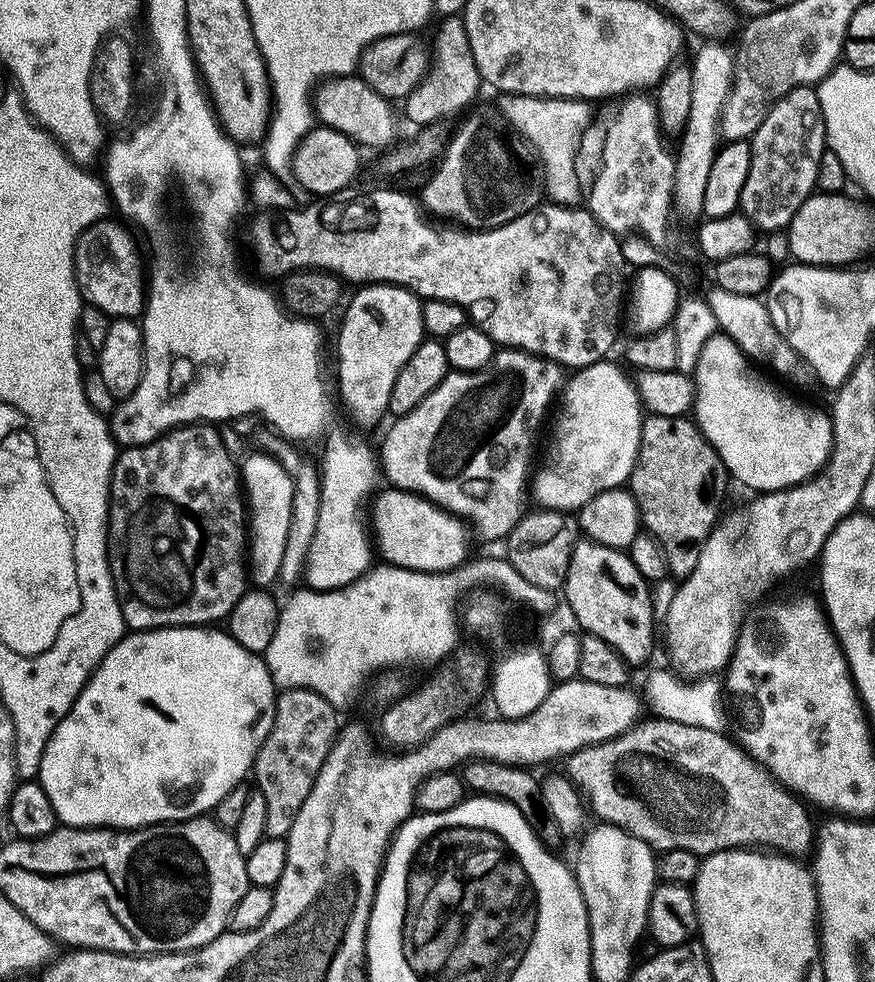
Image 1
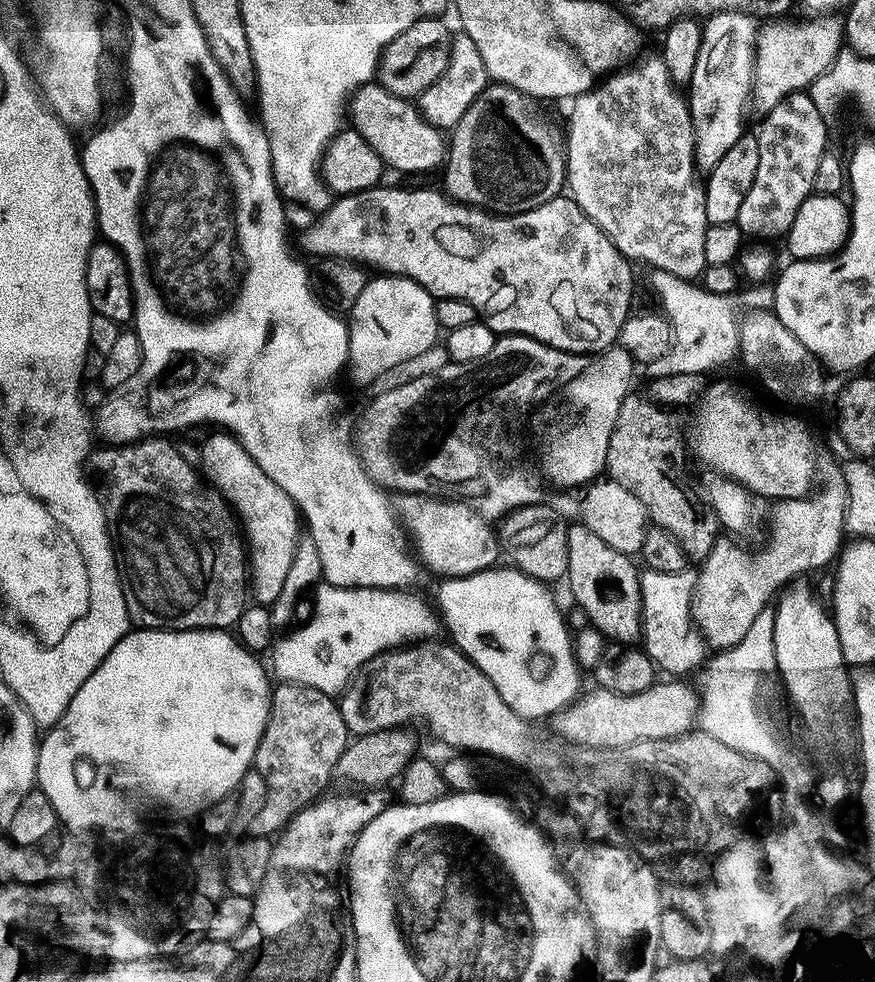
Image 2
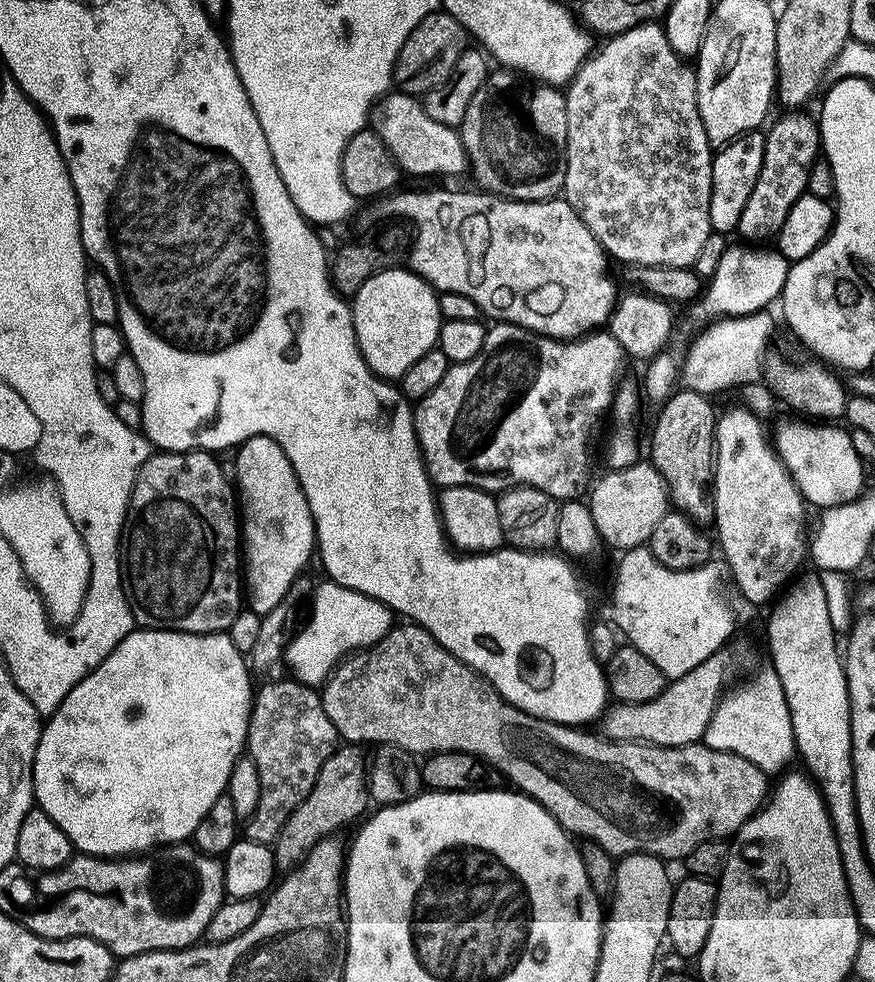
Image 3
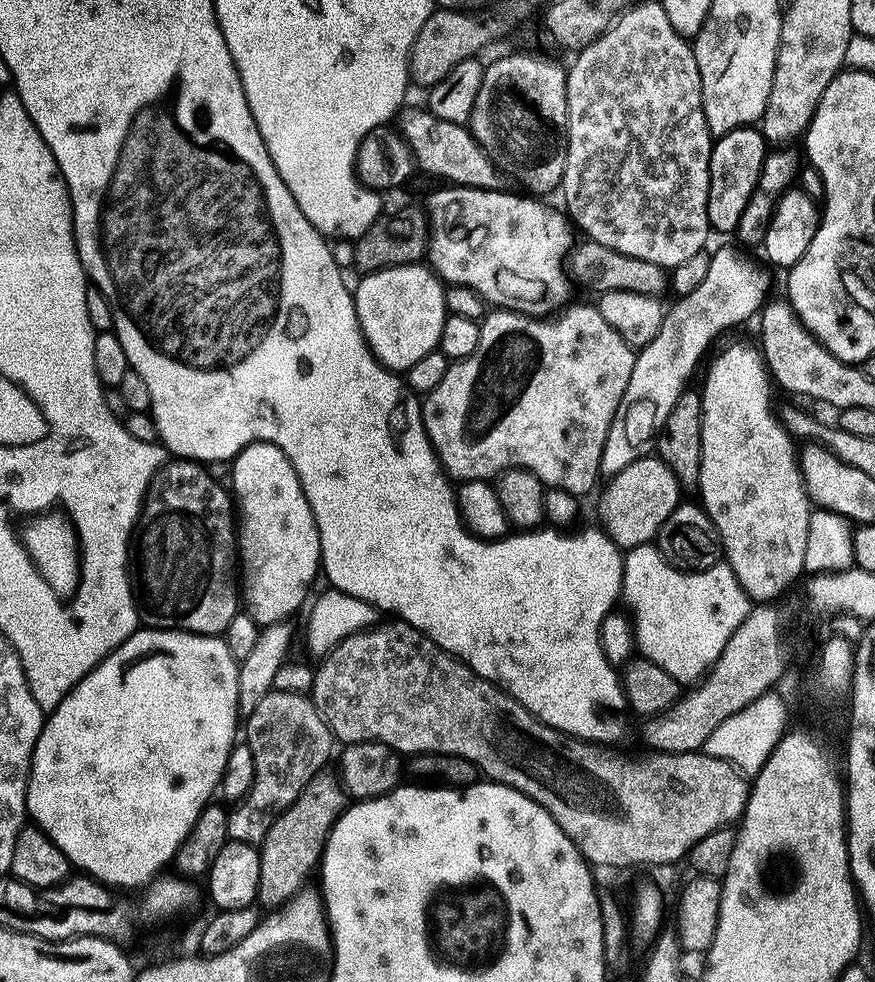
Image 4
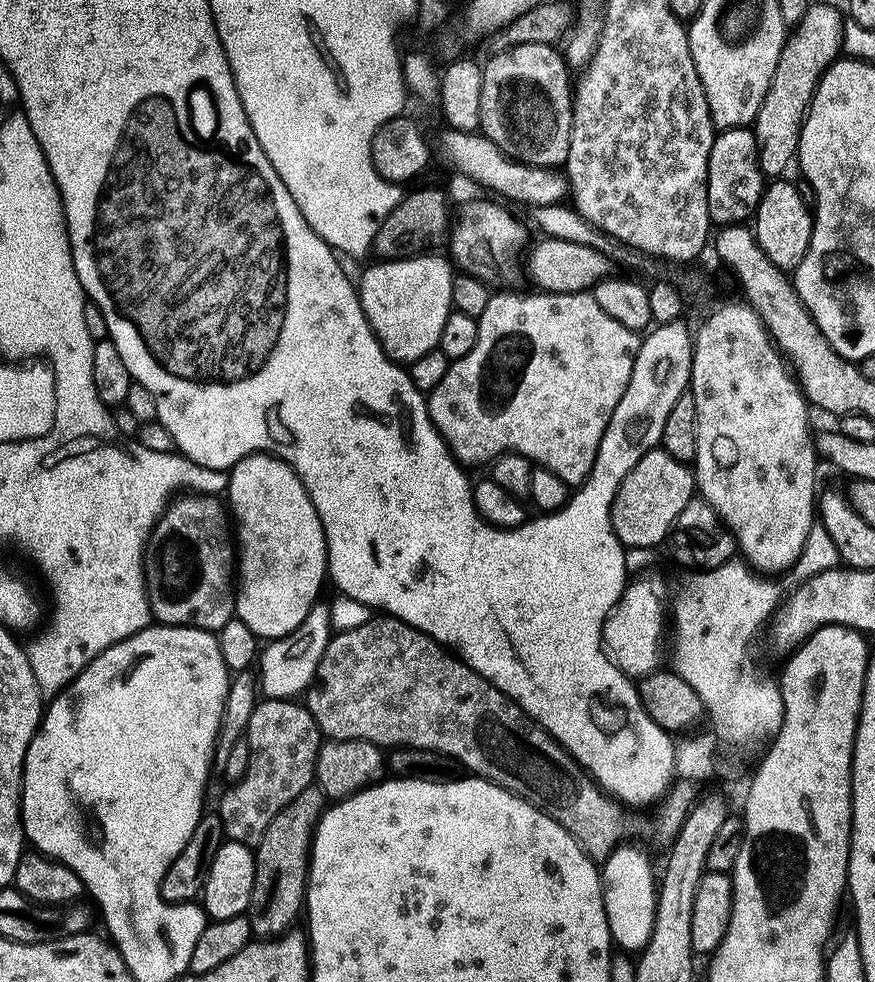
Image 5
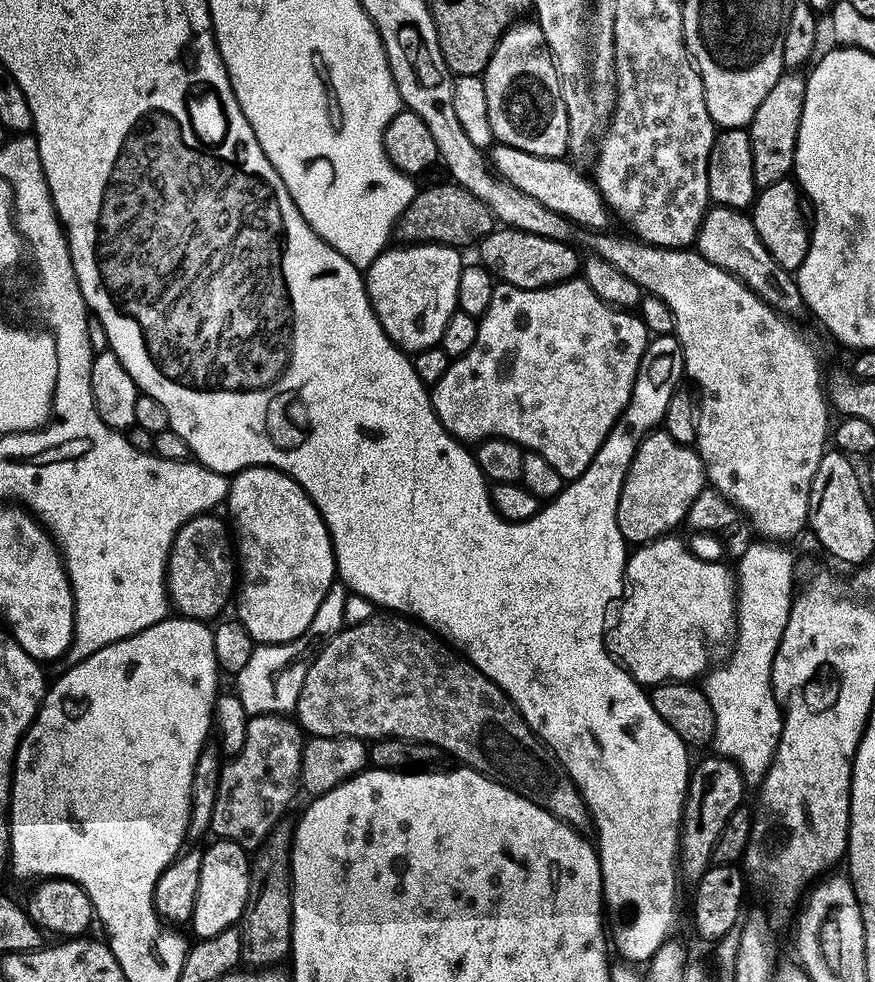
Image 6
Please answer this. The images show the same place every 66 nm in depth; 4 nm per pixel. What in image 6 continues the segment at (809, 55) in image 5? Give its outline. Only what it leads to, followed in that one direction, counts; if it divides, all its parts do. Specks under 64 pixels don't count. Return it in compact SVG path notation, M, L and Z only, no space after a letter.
M785 74L766 94L766 102L758 106L758 114L754 114L750 131L754 146L754 178L757 189L778 186L778 182L789 179L796 170L798 154L798 134L802 126L802 114L806 106L806 90L808 81L800 74Z

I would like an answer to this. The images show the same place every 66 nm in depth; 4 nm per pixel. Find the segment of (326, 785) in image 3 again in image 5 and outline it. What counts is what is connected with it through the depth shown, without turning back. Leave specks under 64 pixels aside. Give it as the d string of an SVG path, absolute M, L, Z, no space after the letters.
M307 788L274 822L270 830L262 834L262 842L255 848L256 873L250 906L246 913L251 922L253 937L257 941L274 941L284 937L297 927L296 919L301 919L306 908L308 895L308 865L312 859L312 840L316 827L326 811L326 797L319 788Z

